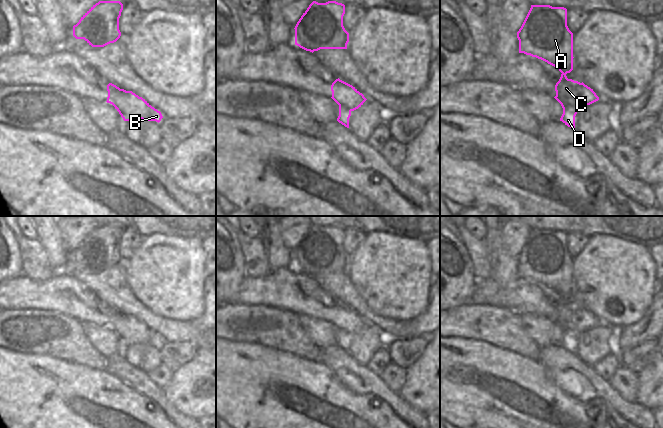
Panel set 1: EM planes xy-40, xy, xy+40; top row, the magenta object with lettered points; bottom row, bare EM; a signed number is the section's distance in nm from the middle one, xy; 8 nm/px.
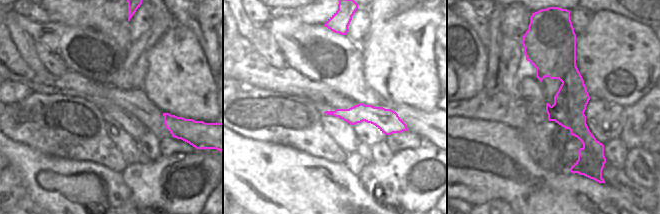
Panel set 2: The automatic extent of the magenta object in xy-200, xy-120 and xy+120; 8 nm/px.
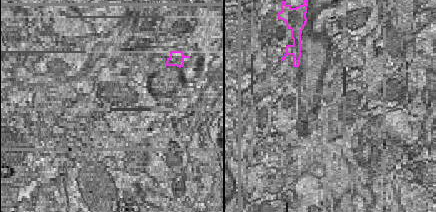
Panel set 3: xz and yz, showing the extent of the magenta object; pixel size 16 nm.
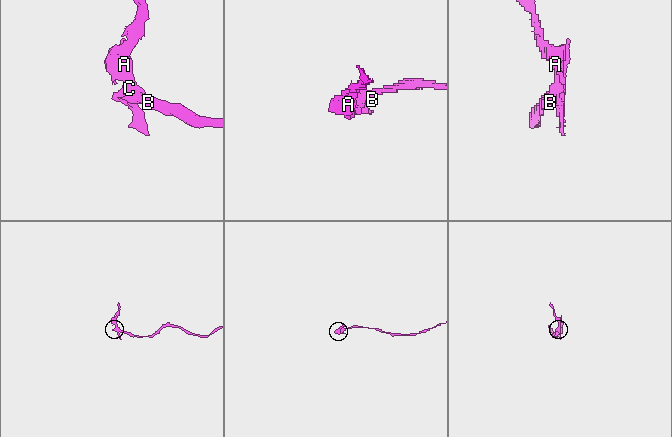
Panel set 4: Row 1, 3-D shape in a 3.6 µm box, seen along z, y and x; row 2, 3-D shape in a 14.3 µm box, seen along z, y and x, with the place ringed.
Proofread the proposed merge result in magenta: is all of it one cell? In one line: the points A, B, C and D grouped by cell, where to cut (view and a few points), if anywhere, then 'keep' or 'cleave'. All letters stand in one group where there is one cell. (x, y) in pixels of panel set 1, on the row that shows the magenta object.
A C D / B; cut in xy+40 along (595, 94), (584, 93), (577, 102), (577, 110); cleave

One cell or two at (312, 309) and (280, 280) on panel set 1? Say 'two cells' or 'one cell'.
one cell

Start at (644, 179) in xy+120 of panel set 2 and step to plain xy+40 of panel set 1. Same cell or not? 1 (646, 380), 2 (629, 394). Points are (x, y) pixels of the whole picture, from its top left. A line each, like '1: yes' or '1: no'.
1: no
2: yes

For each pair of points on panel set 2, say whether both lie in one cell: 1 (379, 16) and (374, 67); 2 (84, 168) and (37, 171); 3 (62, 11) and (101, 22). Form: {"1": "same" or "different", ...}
{"1": "different", "2": "same", "3": "same"}

